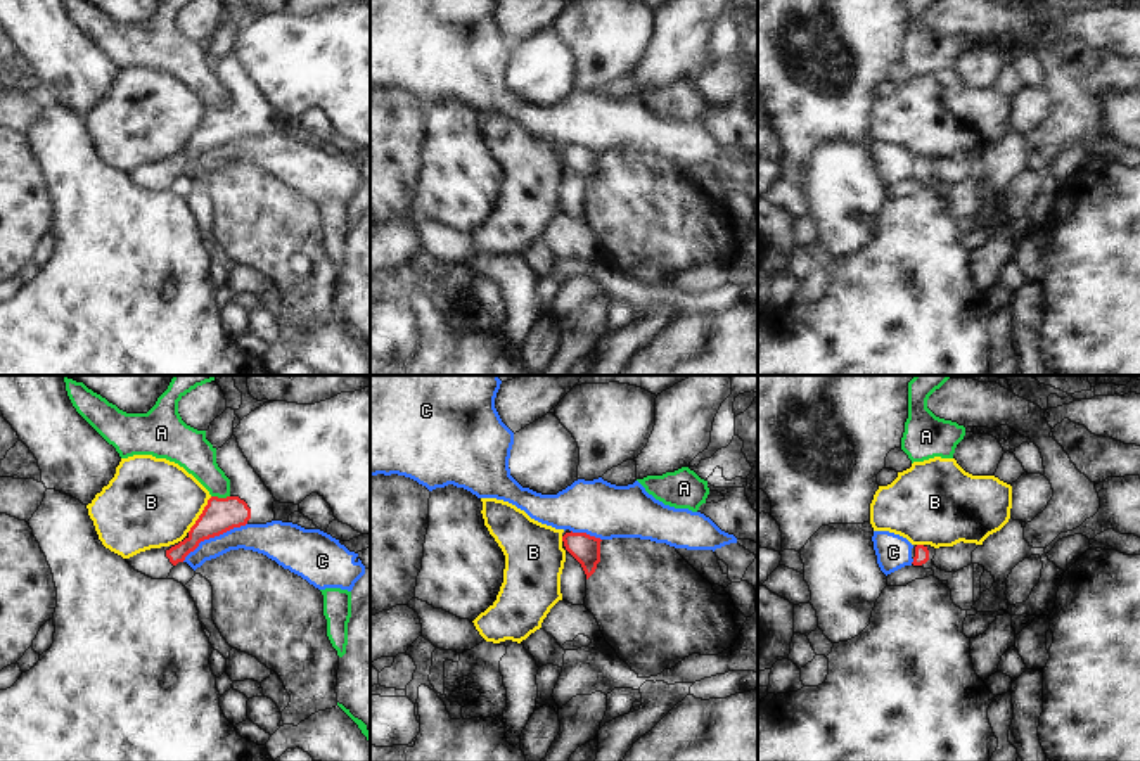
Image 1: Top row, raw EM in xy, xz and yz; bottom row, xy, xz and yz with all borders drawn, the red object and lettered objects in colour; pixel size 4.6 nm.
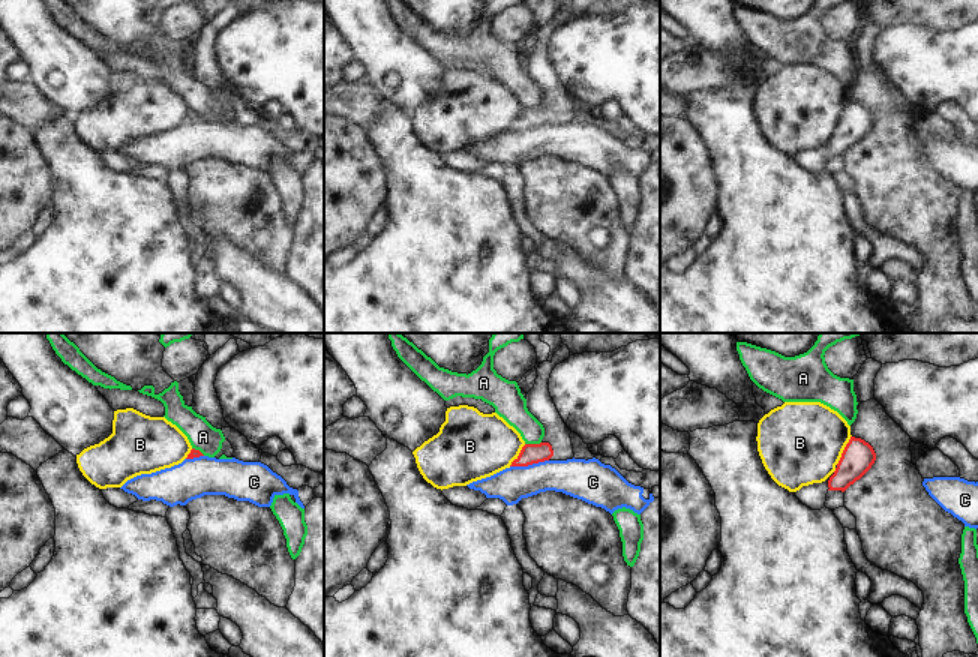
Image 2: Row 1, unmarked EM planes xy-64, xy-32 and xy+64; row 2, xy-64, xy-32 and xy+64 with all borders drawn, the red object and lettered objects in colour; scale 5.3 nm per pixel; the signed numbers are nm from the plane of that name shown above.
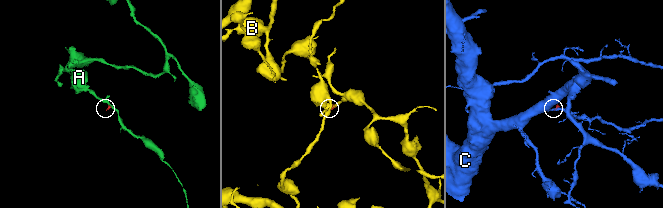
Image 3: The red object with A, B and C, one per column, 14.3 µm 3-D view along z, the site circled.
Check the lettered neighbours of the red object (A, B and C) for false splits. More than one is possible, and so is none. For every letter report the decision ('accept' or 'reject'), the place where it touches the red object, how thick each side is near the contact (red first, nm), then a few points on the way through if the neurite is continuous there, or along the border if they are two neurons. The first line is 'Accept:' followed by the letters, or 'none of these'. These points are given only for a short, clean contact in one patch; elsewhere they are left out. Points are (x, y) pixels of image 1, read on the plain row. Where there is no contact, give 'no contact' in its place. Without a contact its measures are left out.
Accept: none of these
A: reject; contact xy (220, 111); calibres 160 and 170 nm; border xy (211, 108), (229, 109)
B: reject; contact xy (201, 127); calibres 160 and 420 nm
C: reject; contact xy (213, 149); calibres 160 and 140 nm; border xy (246, 135), (204, 151), (182, 173)

